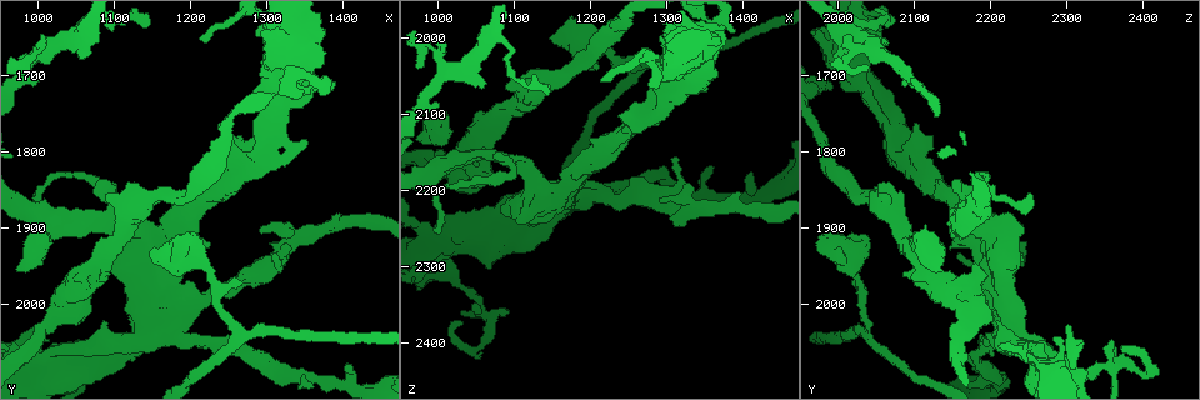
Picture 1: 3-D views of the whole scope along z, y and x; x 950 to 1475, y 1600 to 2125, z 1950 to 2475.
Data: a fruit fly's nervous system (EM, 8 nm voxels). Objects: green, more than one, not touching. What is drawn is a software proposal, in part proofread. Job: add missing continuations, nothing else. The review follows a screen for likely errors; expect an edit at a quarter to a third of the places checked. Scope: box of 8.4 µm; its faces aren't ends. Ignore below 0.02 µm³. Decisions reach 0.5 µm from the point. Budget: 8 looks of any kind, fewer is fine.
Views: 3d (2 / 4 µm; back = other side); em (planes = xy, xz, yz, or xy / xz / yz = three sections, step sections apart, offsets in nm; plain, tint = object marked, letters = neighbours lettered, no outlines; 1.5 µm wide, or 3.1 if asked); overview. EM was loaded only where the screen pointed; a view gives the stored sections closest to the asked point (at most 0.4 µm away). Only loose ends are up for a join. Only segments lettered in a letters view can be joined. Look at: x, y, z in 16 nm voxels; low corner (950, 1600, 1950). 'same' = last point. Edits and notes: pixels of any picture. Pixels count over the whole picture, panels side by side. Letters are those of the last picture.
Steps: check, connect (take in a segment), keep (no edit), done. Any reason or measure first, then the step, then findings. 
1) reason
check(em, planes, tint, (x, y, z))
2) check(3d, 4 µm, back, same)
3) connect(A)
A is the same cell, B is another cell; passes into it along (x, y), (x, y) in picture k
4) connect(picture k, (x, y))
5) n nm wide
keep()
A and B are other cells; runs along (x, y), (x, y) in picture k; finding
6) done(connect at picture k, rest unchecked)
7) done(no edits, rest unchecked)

thin end
check(em, yz, step 8, letters, (1390, 1720, 1990))

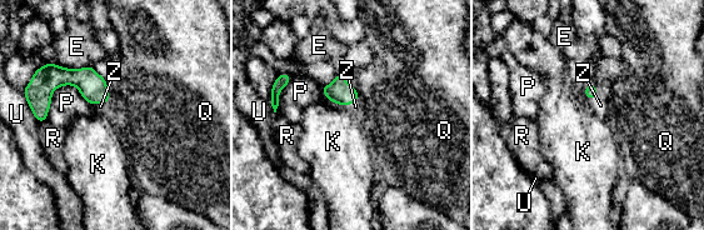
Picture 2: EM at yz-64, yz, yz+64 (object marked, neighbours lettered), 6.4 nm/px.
check(em, planes, letters, same)

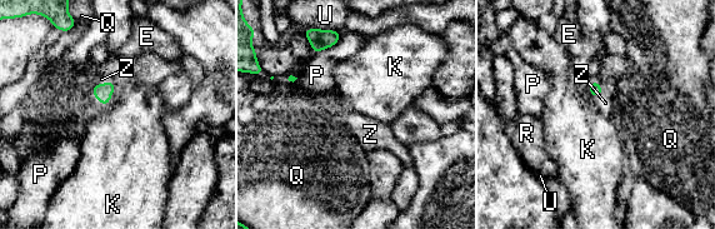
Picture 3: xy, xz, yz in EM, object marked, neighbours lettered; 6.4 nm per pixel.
connect(Z)
Z is the same cell, E, K, P, Q, R and U are other cells; the cell continues

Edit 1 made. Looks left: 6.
thin end
check(em, xz, step 4, tint, (1270, 1970, 2020))

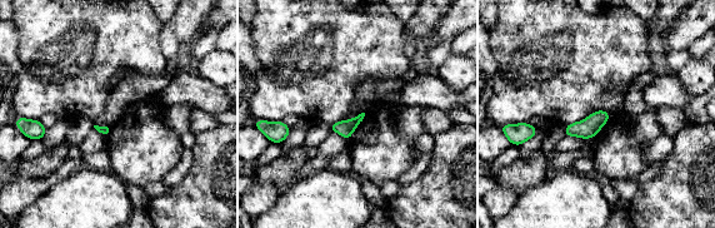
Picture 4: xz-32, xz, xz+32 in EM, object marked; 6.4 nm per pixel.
cut it another way
check(em, planes, letters, same)

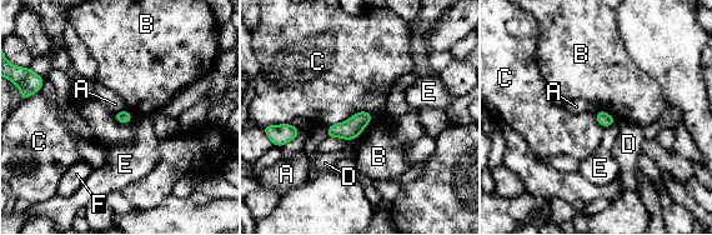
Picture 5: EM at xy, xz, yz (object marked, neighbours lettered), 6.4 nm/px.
keep()
A, B, C, D, E and F are other cells; border along (372, 114), (369, 124), (355, 139) in picture 5; no lettered segment goes on from it

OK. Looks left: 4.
free end
check(3d, 4 µm, (1055, 1675, 1990))

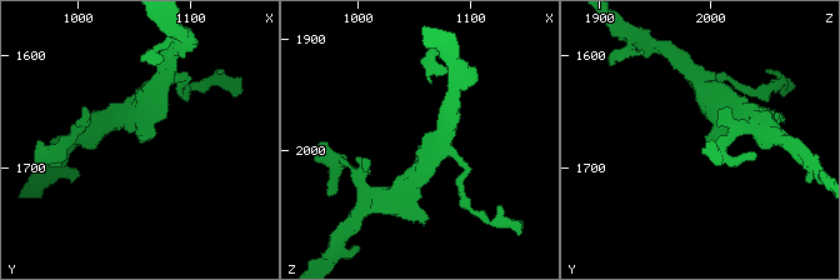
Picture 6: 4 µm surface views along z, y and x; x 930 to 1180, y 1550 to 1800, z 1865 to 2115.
now the EM
check(em, planes, tint, (1058, 1672, 1996))

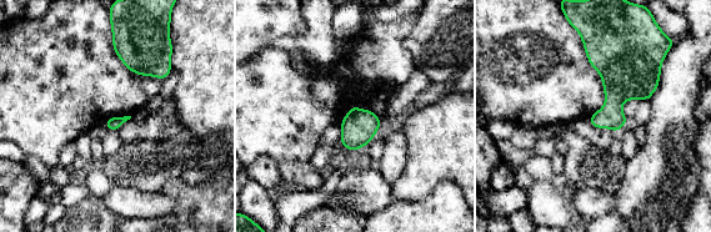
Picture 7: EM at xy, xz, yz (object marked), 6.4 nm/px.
see the neighbours
check(em, planes, letters, same)

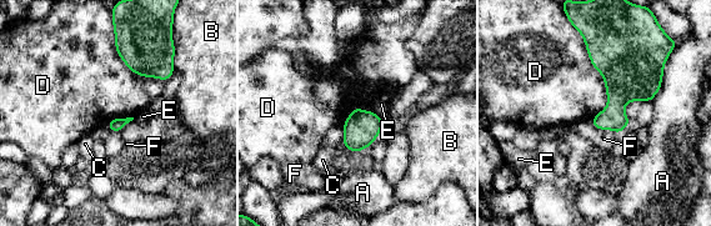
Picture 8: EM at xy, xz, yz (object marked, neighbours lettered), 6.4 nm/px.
keep()
A, B, C, D, E and F are other cells; border along (581, 36), (606, 94), (591, 119) in picture 8; none of them fits

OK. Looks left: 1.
done(connect at picture 3, rest unchecked)

